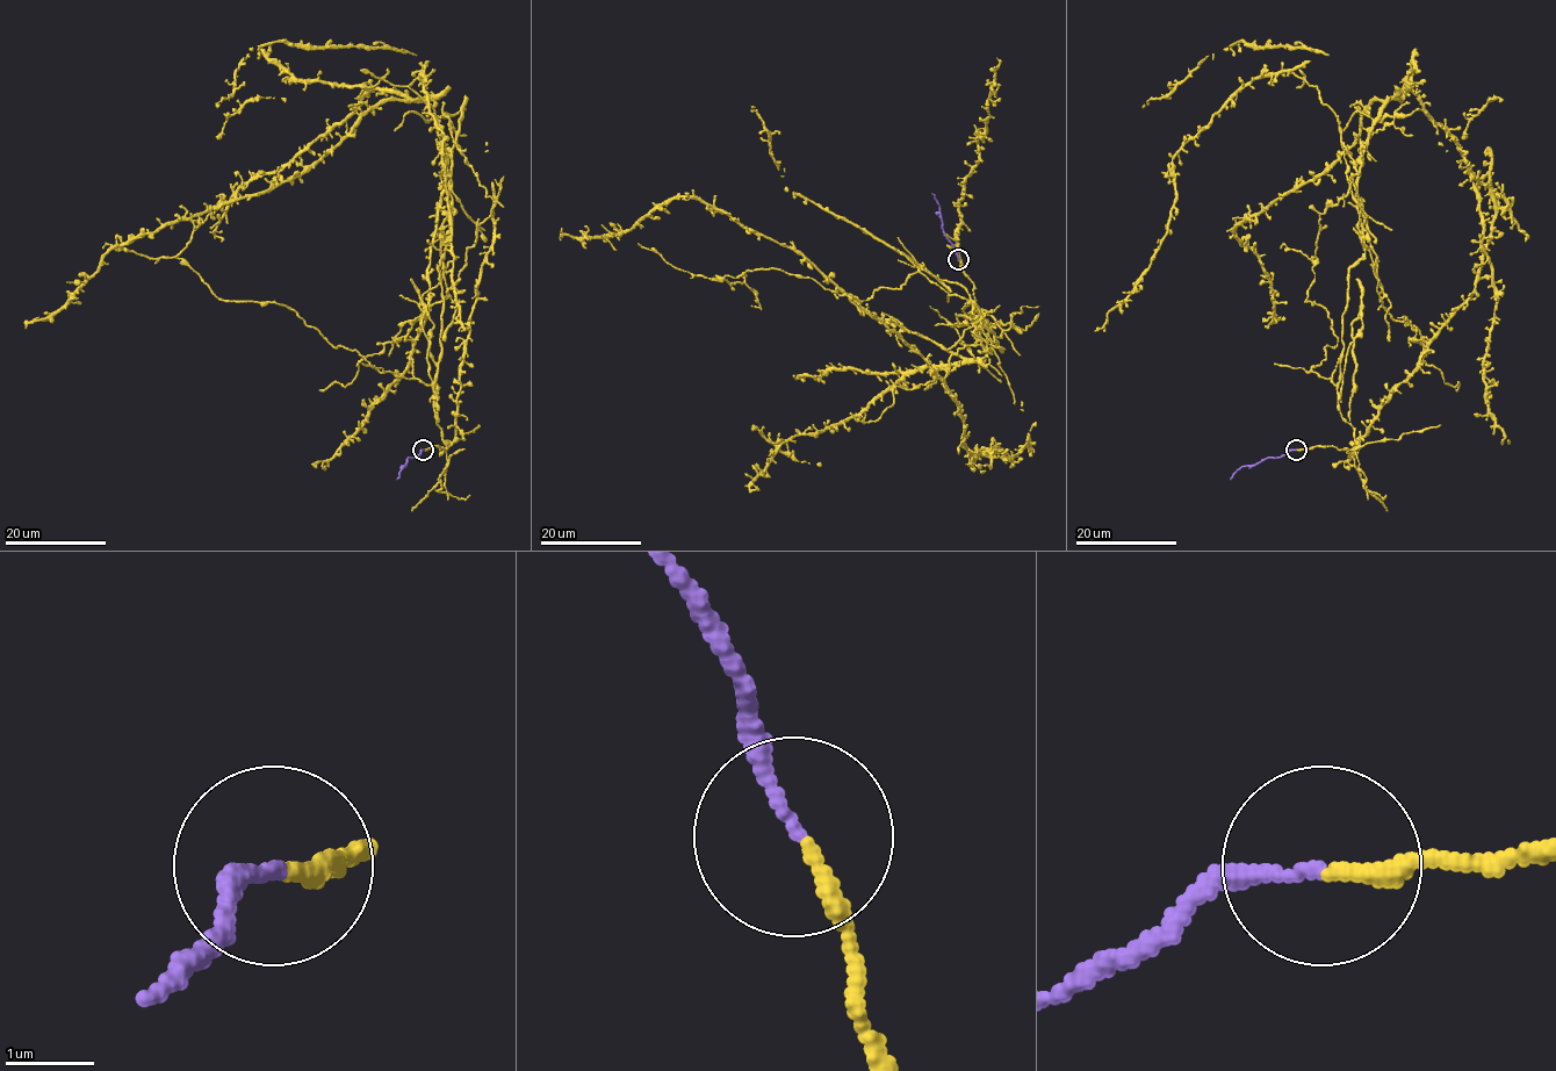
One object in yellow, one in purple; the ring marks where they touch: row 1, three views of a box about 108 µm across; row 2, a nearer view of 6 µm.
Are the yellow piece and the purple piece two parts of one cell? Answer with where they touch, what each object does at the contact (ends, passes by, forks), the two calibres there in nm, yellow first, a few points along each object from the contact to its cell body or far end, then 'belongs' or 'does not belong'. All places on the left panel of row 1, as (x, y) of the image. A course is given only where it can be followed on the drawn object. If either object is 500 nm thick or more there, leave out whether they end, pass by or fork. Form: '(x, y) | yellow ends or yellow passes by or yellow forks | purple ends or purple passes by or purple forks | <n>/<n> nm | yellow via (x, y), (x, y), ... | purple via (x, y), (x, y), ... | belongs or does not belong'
(423, 450) | yellow ends | purple ends | 200/130 nm | yellow via (424, 450), (446, 450), (433, 382), (454, 141), (439, 99), (374, 106), (299, 174), (114, 246), (26, 326) | purple via (424, 450), (416, 458), (408, 459), (397, 479) | does not belong

